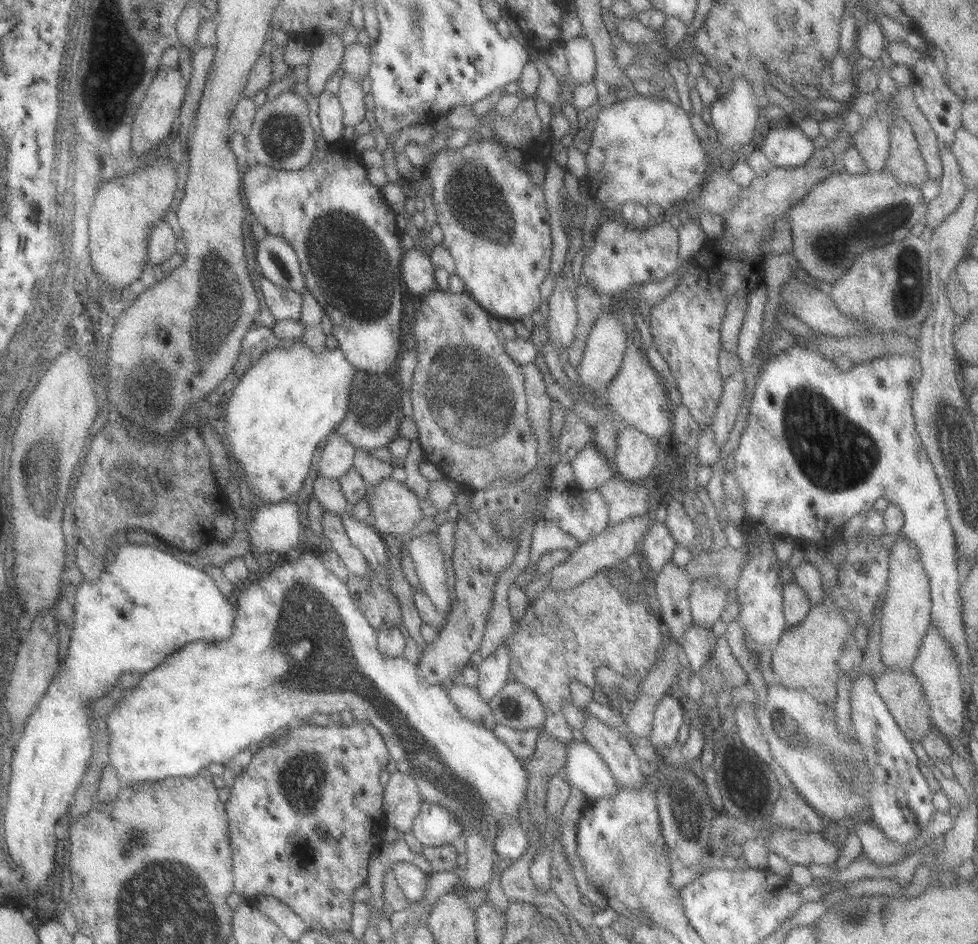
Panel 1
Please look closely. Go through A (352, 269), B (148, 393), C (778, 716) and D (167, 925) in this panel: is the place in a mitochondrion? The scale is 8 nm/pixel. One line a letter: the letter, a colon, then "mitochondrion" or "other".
A: mitochondrion
B: mitochondrion
C: other
D: mitochondrion

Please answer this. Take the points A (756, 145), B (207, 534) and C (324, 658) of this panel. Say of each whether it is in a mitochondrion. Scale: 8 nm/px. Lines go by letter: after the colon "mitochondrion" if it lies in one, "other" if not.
A: other
B: other
C: mitochondrion

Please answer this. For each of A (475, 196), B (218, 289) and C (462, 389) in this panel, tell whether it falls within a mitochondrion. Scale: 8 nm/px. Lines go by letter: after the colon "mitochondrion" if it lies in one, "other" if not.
A: mitochondrion
B: mitochondrion
C: mitochondrion

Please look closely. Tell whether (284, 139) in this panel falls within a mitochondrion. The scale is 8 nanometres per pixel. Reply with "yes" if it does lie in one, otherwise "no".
yes

